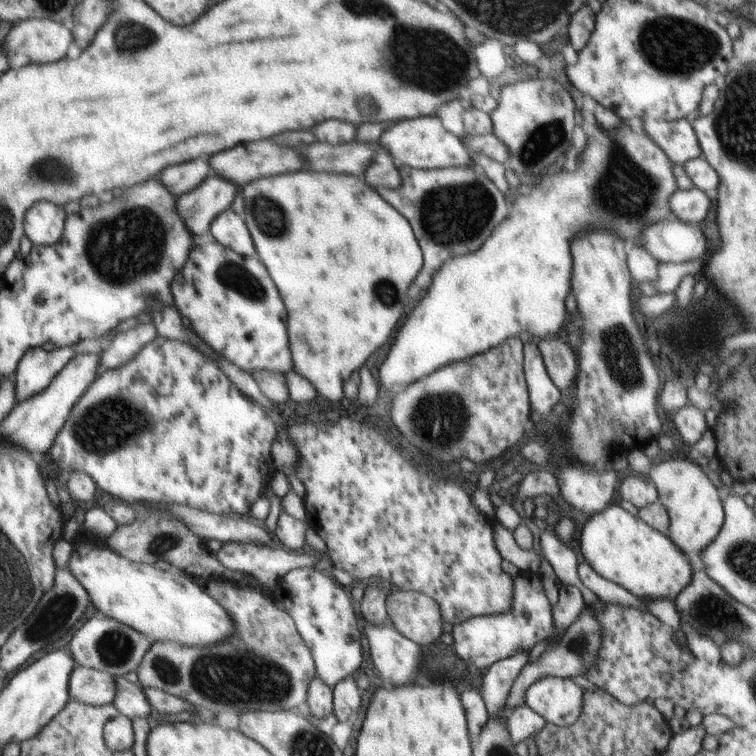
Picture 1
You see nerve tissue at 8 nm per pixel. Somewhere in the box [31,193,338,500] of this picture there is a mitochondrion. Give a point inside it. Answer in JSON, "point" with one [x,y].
{"point":[135,238]}

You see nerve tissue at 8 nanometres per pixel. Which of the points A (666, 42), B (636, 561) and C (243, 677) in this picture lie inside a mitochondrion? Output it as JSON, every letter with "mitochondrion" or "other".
{"A":"mitochondrion","B":"other","C":"mitochondrion"}

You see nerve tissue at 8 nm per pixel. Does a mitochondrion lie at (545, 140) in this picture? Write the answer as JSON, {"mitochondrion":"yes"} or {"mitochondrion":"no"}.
{"mitochondrion":"yes"}

